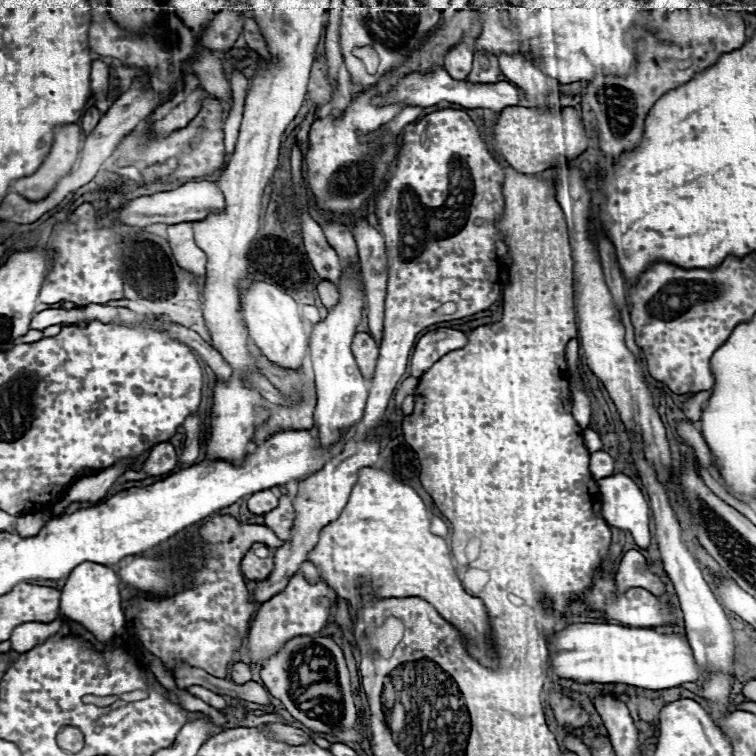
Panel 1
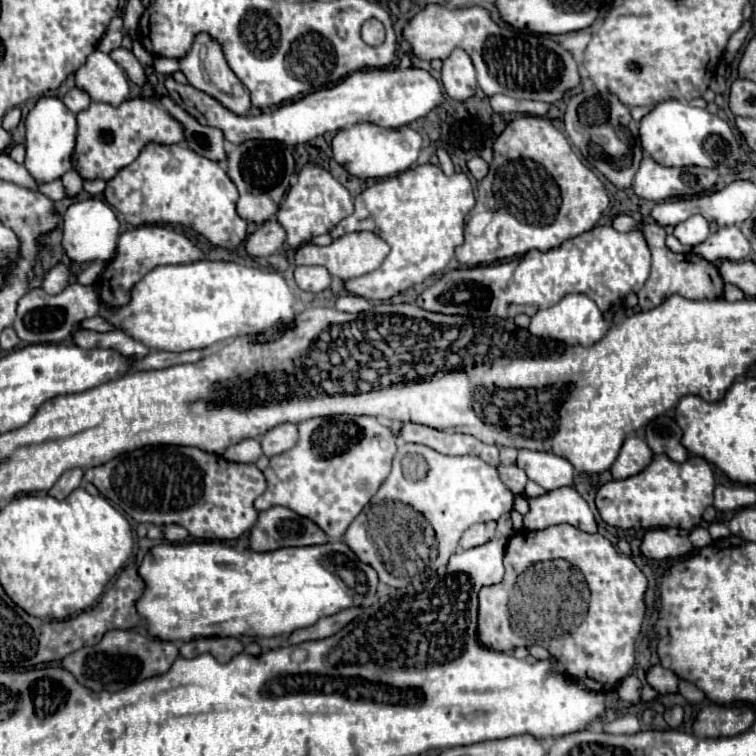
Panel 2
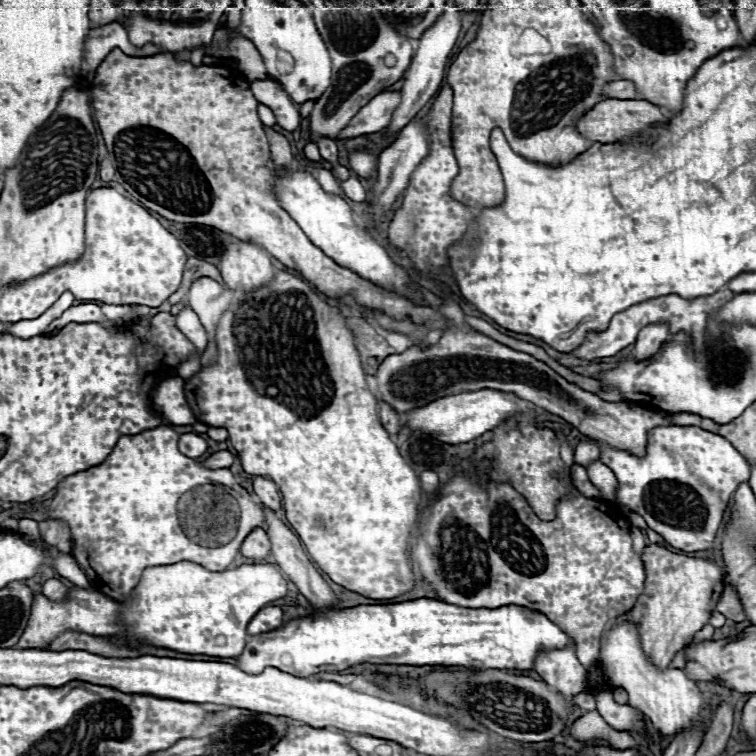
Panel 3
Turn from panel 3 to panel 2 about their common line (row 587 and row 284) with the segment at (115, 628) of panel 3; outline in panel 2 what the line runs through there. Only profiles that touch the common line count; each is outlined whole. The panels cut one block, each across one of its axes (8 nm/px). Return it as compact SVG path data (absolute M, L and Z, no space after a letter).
M70 284L62 290L58 296L44 294L42 288L34 288L26 292L18 302L18 314L14 320L16 336L26 344L48 344L48 342L64 342L76 324L84 318L96 316L100 310L100 300L96 298L96 292L92 286L80 286Z

